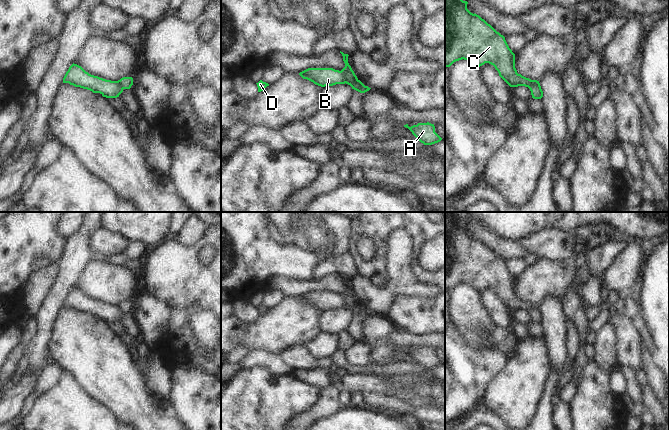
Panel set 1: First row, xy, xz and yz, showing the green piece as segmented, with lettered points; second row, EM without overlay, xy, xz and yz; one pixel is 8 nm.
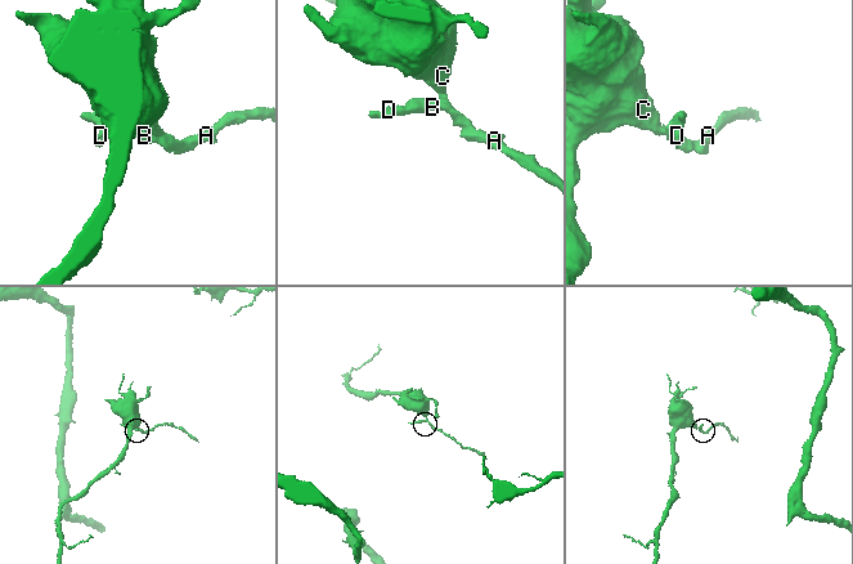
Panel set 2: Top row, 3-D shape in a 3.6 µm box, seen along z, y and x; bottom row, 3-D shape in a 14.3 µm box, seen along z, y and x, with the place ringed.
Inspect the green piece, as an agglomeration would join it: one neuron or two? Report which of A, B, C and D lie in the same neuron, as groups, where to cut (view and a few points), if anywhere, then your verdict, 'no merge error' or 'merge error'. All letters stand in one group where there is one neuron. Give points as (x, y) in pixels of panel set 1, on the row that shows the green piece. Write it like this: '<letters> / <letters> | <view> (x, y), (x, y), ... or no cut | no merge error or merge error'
A B D / C | xz (340, 71), (346, 82) | merge error

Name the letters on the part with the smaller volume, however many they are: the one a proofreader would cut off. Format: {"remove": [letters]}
{"remove": ["A", "B", "D"]}

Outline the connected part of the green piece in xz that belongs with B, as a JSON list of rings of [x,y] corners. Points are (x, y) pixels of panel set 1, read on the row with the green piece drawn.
[[[308,68],[299,75],[321,87],[346,83],[342,72],[333,68]]]

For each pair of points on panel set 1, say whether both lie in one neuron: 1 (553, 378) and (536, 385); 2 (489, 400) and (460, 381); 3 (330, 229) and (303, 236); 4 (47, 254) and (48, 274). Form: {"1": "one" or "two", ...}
{"1": "two", "2": "two", "3": "one", "4": "two"}

